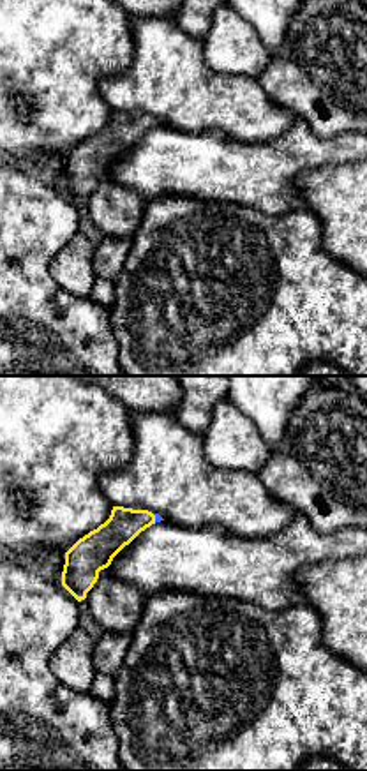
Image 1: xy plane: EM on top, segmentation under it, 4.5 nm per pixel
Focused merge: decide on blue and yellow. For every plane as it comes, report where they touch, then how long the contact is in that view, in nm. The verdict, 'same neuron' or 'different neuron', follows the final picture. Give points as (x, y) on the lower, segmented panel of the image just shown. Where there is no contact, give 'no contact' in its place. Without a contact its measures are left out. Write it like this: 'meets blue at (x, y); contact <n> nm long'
meets blue at (156, 517); contact 40 nm long

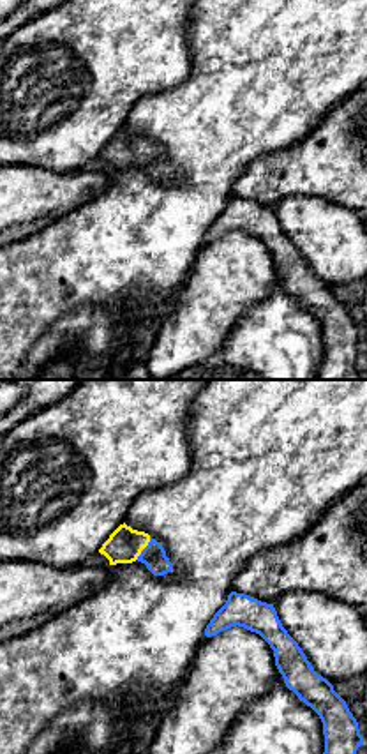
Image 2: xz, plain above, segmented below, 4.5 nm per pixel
meets blue at (145, 548); contact 120 nm long

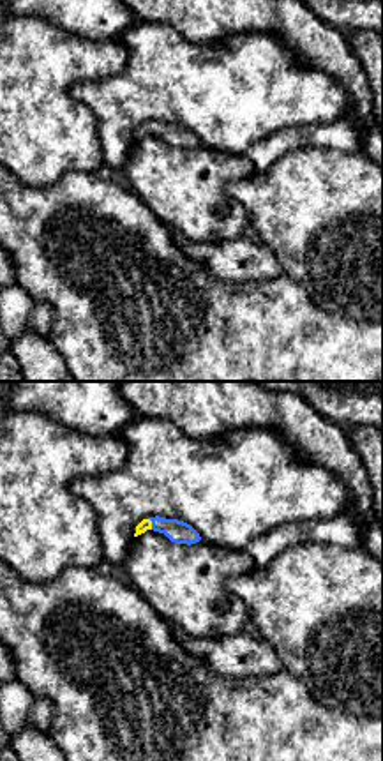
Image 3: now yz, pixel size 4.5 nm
meets blue at (152, 523); contact 60 nm long

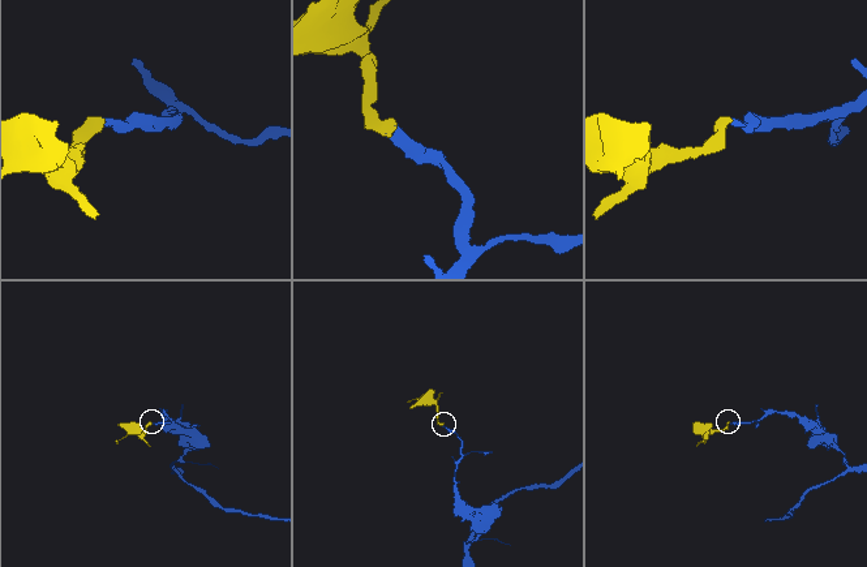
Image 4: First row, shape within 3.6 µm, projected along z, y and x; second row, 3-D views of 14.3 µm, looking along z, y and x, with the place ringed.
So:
same neuron

